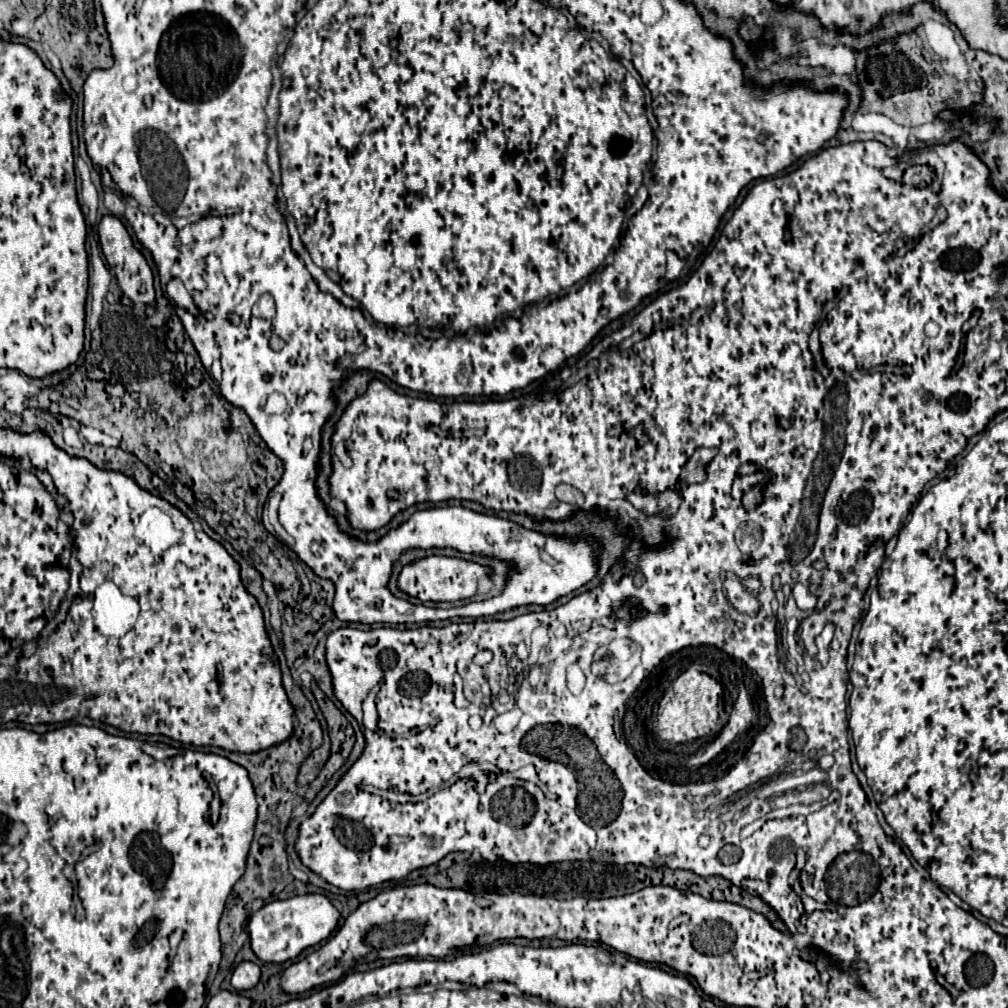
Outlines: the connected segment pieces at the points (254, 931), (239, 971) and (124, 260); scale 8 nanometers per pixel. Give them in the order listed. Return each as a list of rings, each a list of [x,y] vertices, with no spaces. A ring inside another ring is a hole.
[[[304,894],[286,900],[274,900],[248,918],[248,936],[254,954],[262,962],[294,960],[304,948],[326,940],[340,920],[340,912],[322,894]]]
[[[240,962],[232,974],[232,986],[236,990],[248,990],[260,980],[260,968],[254,962]]]
[[[112,214],[104,216],[100,220],[98,226],[98,234],[100,234],[100,246],[102,252],[106,256],[108,266],[112,266],[118,286],[120,290],[132,300],[132,302],[140,302],[140,304],[152,304],[152,300],[156,300],[156,292],[154,292],[154,278],[152,278],[152,270],[146,262],[146,258],[140,254],[140,250],[136,250],[126,226]]]

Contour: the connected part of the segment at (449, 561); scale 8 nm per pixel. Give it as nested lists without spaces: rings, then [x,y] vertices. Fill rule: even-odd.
[[[424,556],[412,564],[406,564],[398,574],[398,588],[418,600],[432,600],[432,602],[456,602],[464,598],[472,598],[476,594],[476,584],[480,578],[488,576],[486,566],[480,566],[470,560],[462,558],[448,558],[448,556]]]

